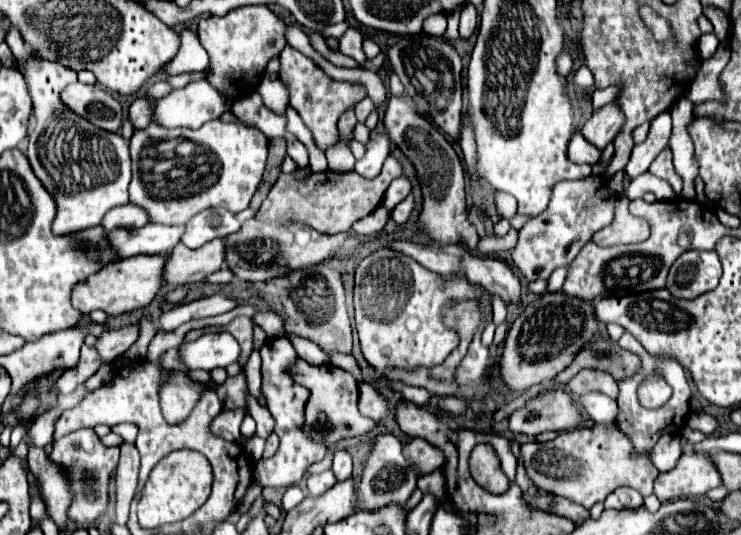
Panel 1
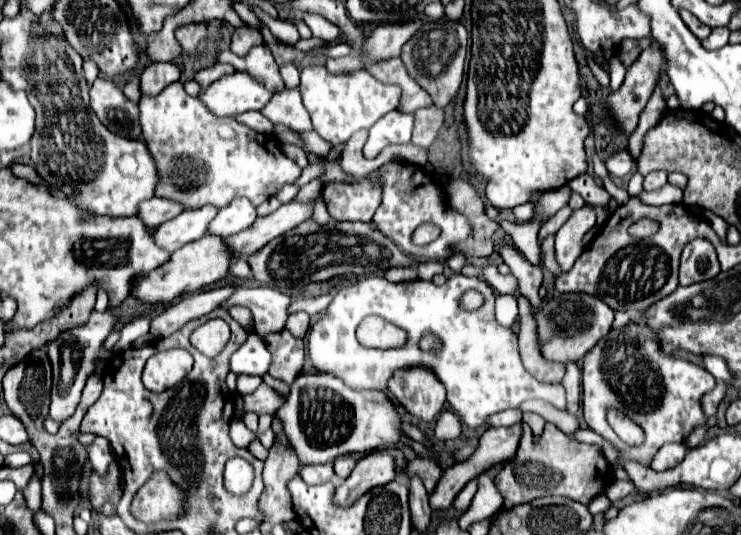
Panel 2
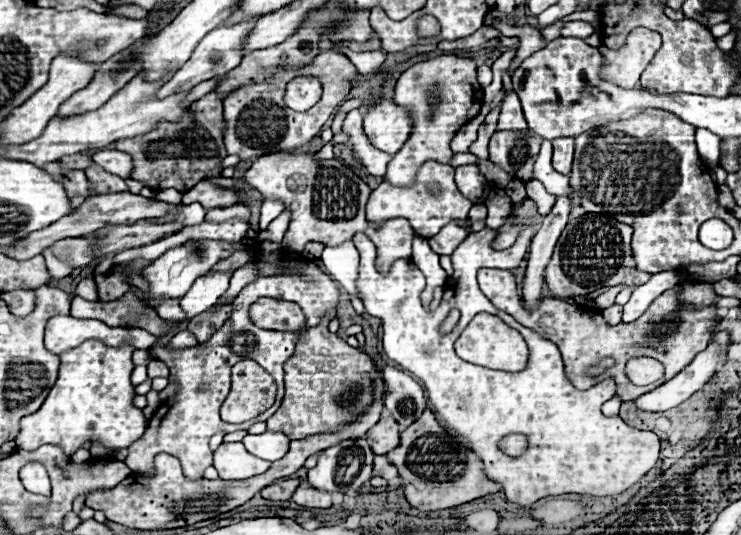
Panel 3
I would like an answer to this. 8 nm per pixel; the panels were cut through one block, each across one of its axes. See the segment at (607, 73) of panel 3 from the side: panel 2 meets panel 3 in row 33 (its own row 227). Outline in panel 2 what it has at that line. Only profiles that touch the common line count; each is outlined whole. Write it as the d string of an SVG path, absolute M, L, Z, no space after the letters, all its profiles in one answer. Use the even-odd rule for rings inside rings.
M640 220L640 222L632 224L630 232L632 232L634 236L648 236L648 234L656 233L658 231L658 228L658 223L652 220Z

